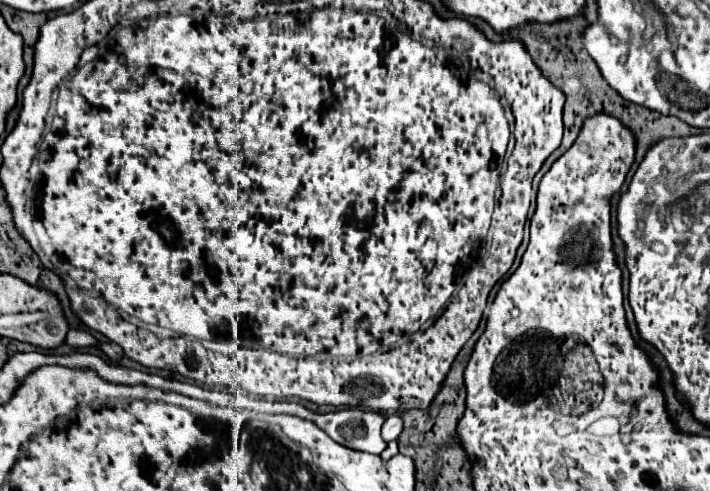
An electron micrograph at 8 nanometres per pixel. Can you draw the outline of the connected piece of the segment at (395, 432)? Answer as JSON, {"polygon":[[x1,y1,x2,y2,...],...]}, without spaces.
{"polygon":[[390,415,383,424,382,437,389,443,398,438,403,430,403,421,398,415]]}

